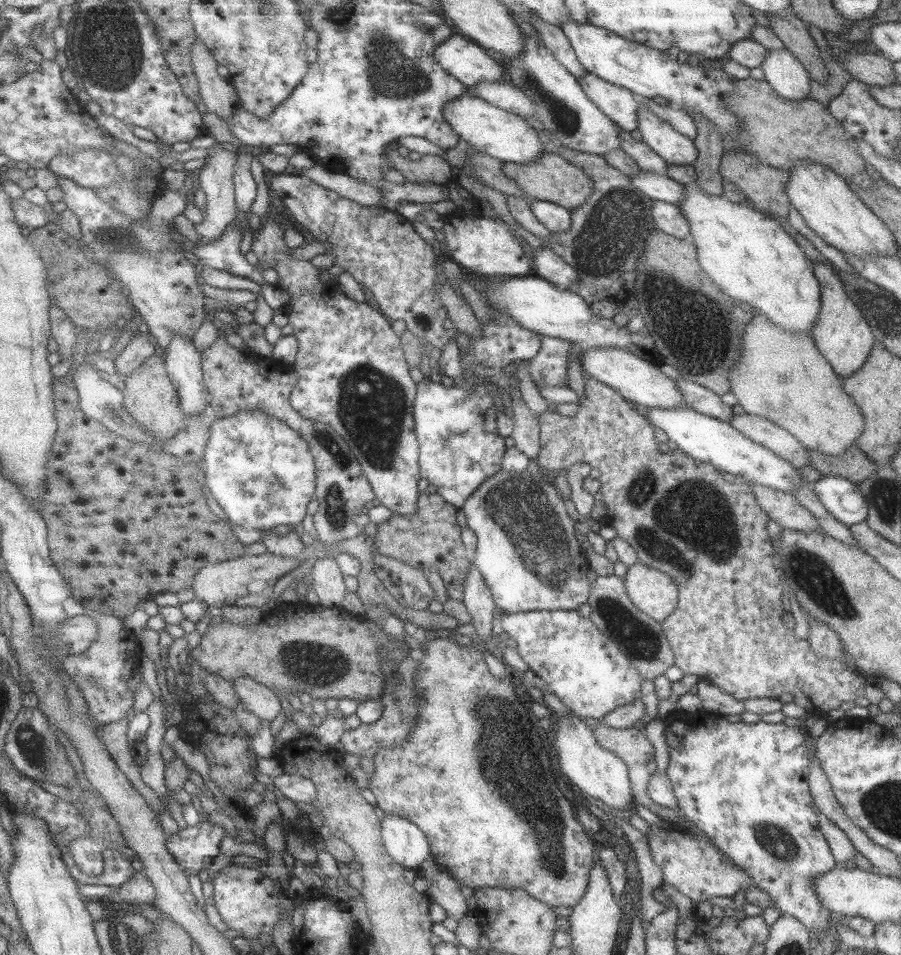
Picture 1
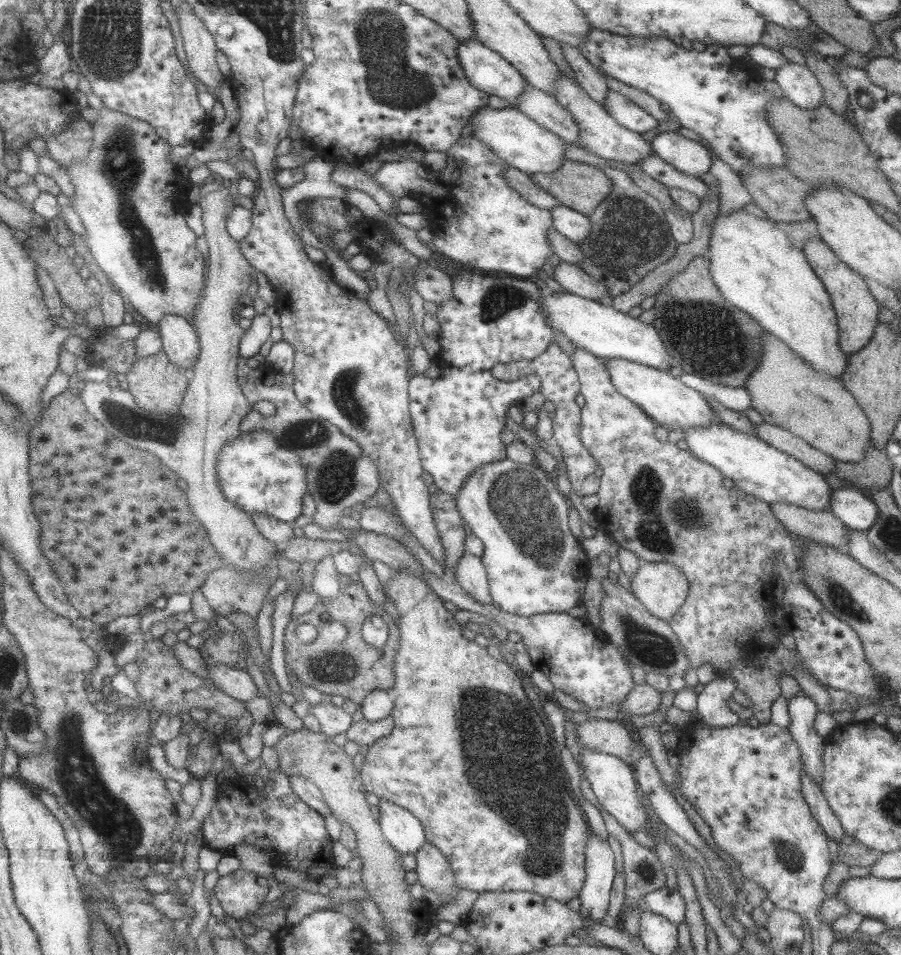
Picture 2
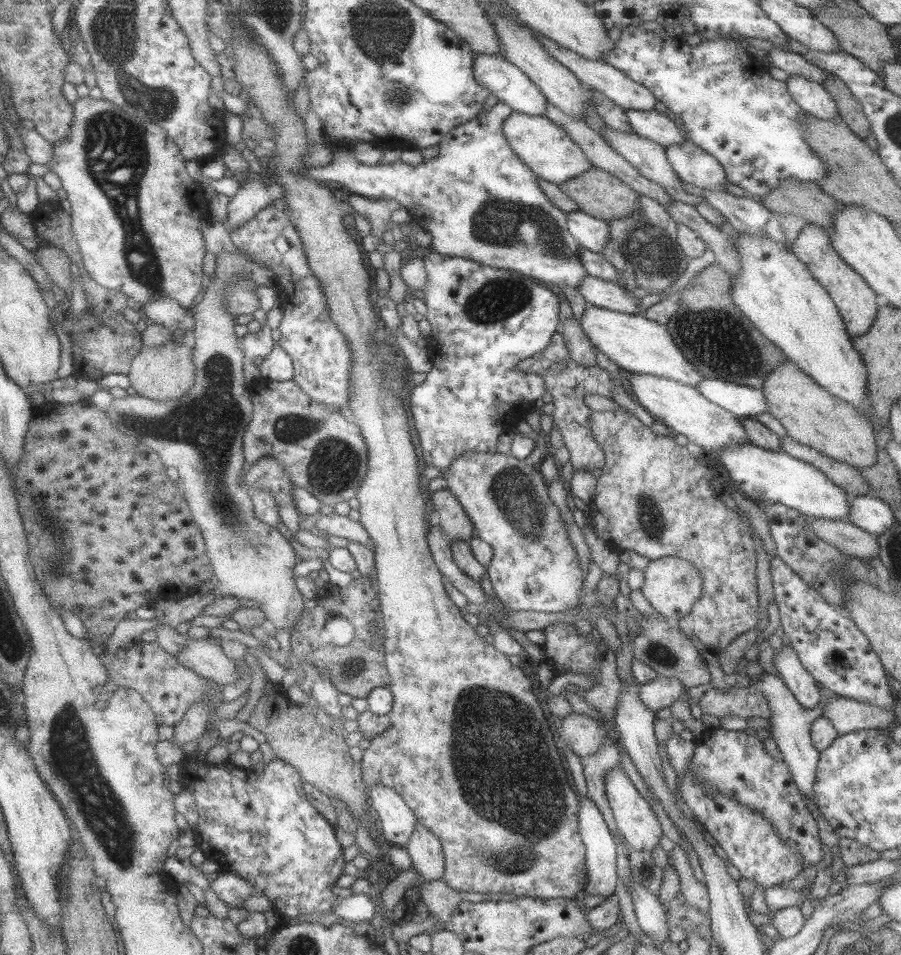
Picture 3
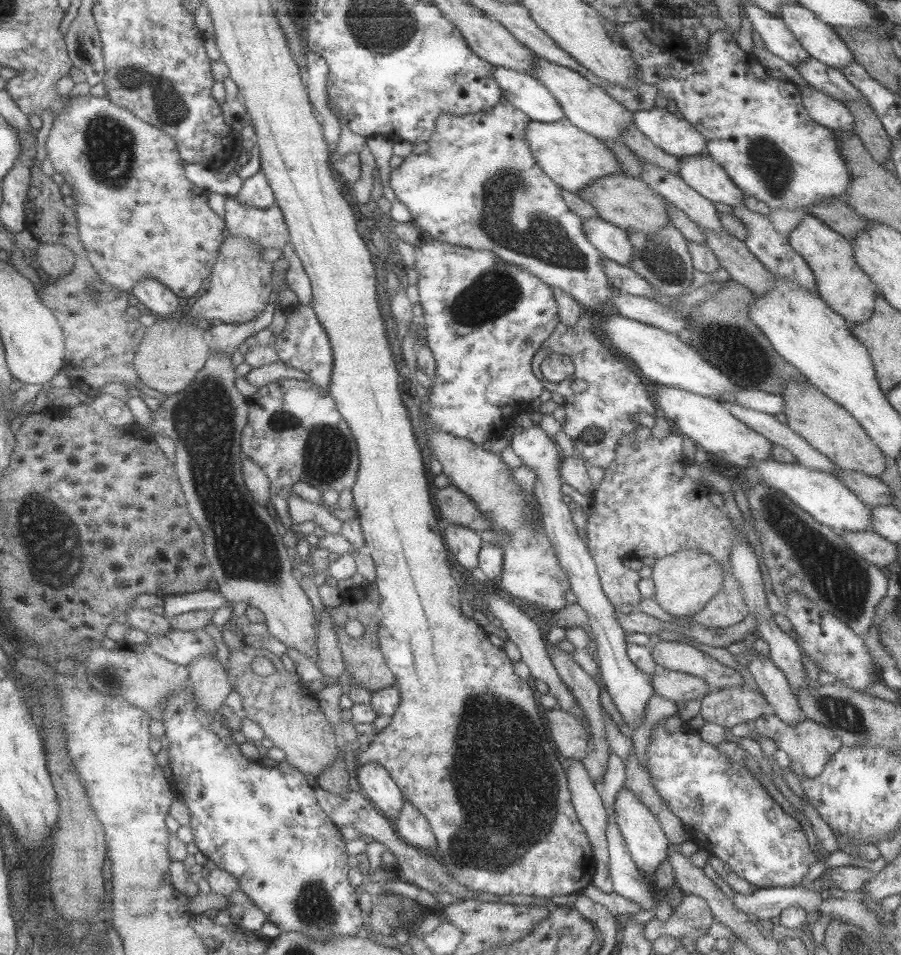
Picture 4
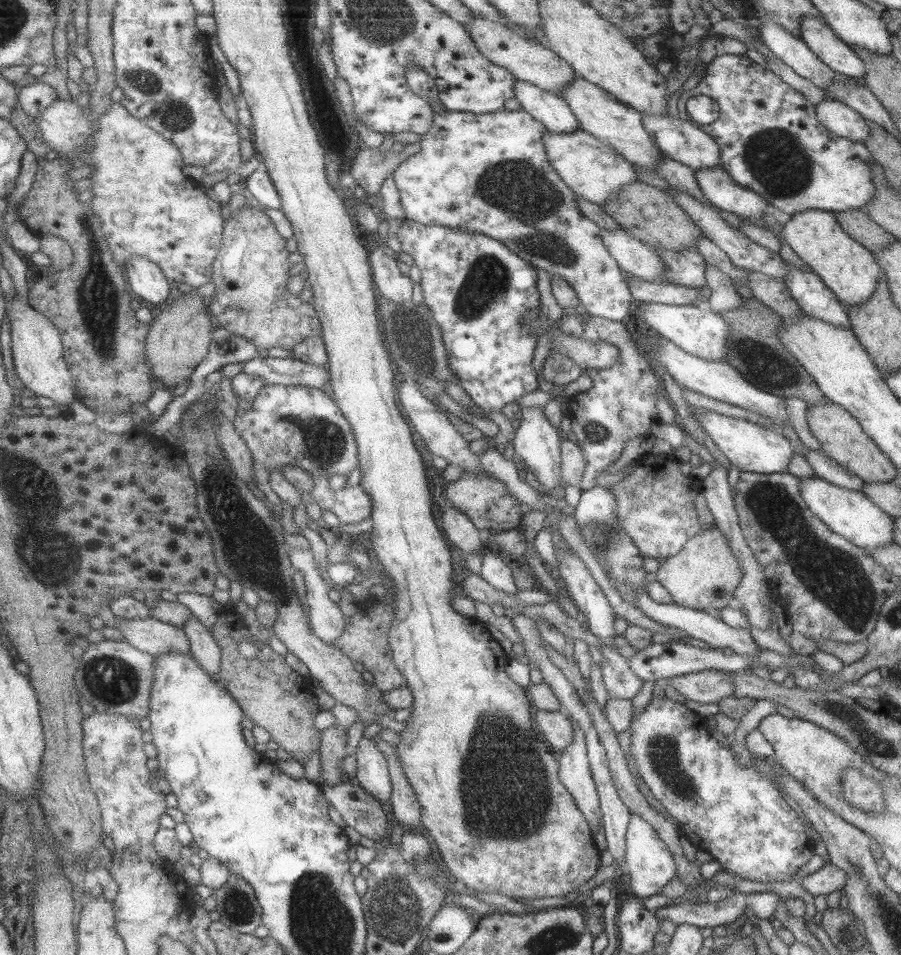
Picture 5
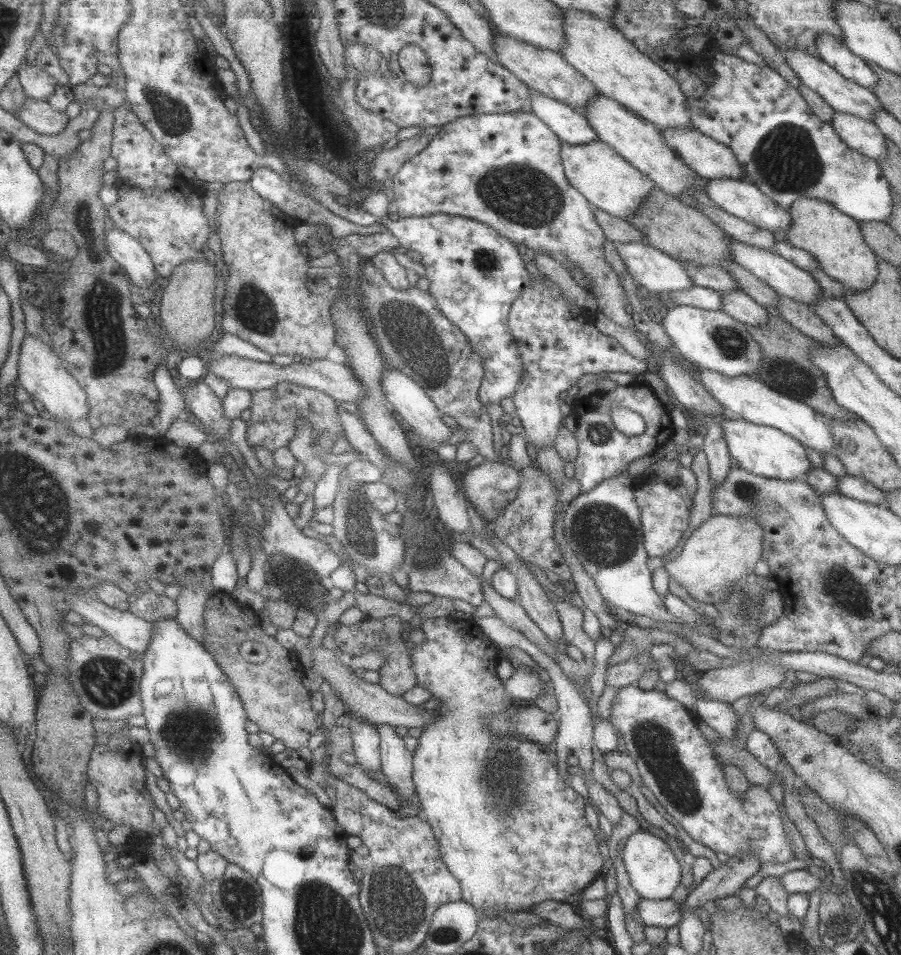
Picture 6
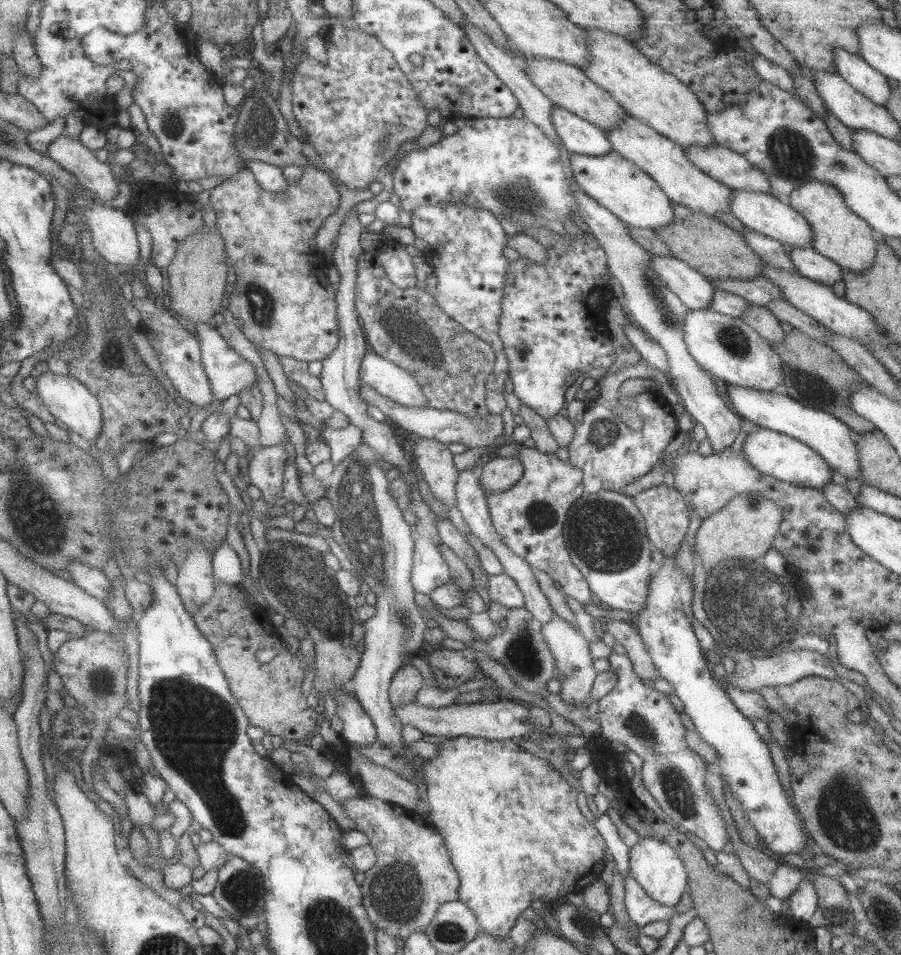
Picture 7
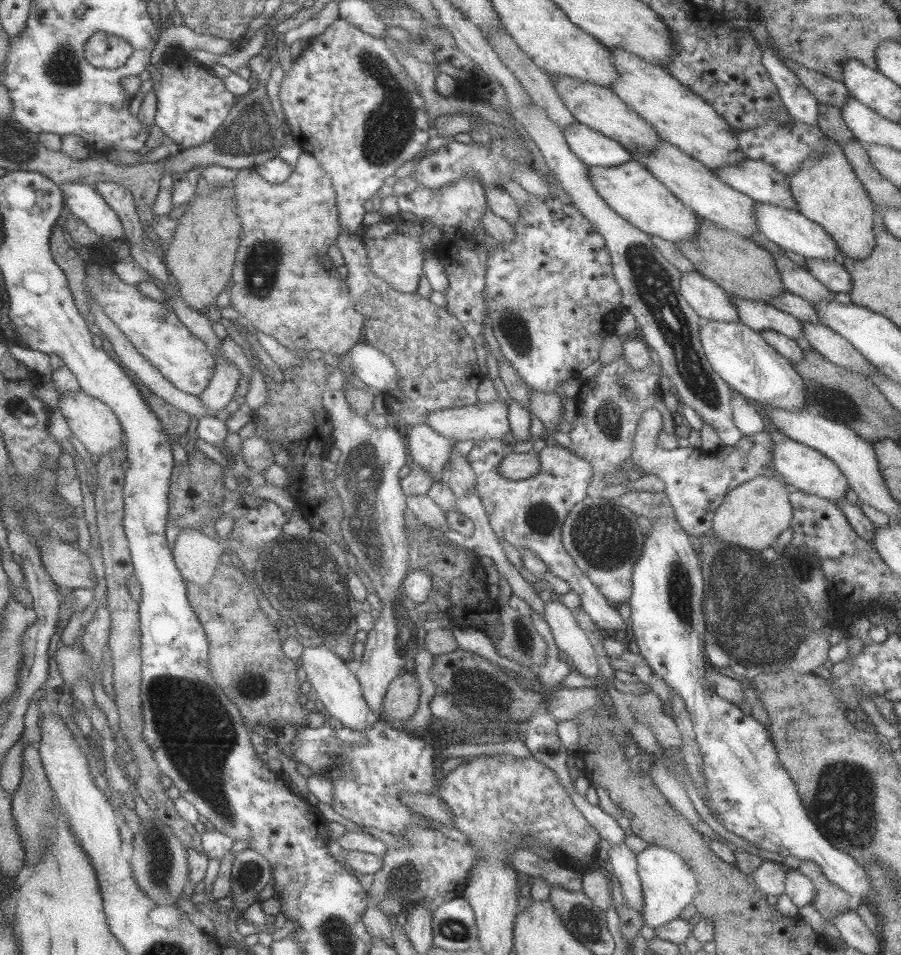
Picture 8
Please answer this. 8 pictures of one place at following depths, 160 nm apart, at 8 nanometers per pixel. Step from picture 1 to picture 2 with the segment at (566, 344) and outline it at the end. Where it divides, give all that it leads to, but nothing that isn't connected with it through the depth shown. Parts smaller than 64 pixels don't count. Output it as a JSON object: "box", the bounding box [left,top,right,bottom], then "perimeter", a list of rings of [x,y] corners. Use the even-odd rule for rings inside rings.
{"box":[491,341,599,497],"perimeter":[[[551,341],[547,348],[531,360],[509,361],[496,364],[491,370],[491,376],[503,382],[517,381],[527,376],[535,376],[540,380],[540,392],[545,399],[555,405],[552,419],[552,439],[556,450],[565,463],[566,476],[571,484],[571,489],[579,497],[581,494],[581,483],[586,476],[599,467],[595,459],[587,452],[587,449],[579,440],[580,408],[574,398],[579,392],[579,382],[573,368],[572,358],[568,357],[556,342]]]}

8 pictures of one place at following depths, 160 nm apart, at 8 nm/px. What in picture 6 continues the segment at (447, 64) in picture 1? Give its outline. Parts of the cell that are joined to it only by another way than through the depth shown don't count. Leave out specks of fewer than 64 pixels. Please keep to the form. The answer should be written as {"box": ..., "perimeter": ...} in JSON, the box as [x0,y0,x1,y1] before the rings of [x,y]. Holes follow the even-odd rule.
{"box":[526,89,597,146],"perimeter":[[[529,89],[526,108],[540,118],[561,143],[577,146],[597,140],[587,119],[579,110],[568,104],[557,102],[554,98]]]}

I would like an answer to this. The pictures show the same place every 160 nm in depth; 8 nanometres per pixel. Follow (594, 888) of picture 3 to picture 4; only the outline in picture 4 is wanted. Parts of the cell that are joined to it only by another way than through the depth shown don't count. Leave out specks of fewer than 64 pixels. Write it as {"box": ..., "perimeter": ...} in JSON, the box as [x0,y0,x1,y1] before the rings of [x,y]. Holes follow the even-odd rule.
{"box":[566,761,612,893],"perimeter":[[[579,761],[574,765],[568,766],[566,780],[571,797],[571,804],[577,815],[579,824],[584,828],[586,837],[591,845],[592,857],[595,861],[594,873],[592,874],[590,884],[599,888],[603,892],[609,893],[612,890],[612,882],[608,875],[608,844],[606,841],[606,824],[608,816],[601,805],[599,799],[599,788],[596,788],[591,779],[587,777],[585,766]]]}

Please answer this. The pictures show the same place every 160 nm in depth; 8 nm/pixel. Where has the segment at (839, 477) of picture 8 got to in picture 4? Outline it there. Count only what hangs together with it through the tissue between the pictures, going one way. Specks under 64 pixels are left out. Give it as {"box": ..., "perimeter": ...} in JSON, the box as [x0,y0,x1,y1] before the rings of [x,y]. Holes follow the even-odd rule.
{"box":[651,384,771,467],"perimeter":[[[651,384],[657,414],[667,421],[683,437],[690,438],[694,444],[705,451],[710,458],[722,458],[739,467],[751,466],[763,459],[771,459],[771,442],[763,435],[751,430],[745,423],[736,419],[718,400],[695,394],[682,388]]]}

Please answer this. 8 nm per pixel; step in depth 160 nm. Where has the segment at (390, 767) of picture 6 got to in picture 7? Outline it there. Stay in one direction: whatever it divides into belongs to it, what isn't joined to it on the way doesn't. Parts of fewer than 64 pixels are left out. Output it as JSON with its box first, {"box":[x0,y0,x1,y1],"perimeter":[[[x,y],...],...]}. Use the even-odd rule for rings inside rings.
{"box":[324,444,426,756],"perimeter":[[[358,444],[353,454],[345,456],[333,468],[327,479],[324,497],[335,512],[335,522],[330,527],[333,541],[376,598],[375,614],[362,623],[364,650],[358,670],[345,686],[355,692],[355,698],[371,719],[376,740],[380,740],[387,750],[392,750],[395,756],[402,756],[402,753],[407,753],[401,737],[403,725],[393,714],[388,686],[399,665],[414,655],[420,655],[426,619],[421,617],[413,601],[410,572],[414,543],[410,526],[405,523],[401,509],[389,495],[389,481],[383,475],[385,471],[374,465],[379,461],[380,456],[372,448]]]}

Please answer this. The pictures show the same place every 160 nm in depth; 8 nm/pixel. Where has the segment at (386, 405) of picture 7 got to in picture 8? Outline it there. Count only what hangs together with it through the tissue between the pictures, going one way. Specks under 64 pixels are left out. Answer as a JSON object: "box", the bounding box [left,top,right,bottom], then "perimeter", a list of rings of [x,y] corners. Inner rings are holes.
{"box":[422,398,509,444],"perimeter":[[[499,398],[485,404],[477,401],[471,405],[434,410],[428,412],[422,422],[450,440],[472,440],[473,444],[480,440],[509,440],[508,407]]]}

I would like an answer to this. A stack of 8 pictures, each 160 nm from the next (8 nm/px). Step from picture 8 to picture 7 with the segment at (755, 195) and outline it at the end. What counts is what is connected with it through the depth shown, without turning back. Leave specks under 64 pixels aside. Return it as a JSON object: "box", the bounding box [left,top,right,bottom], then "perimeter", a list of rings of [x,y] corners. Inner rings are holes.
{"box":[683,146,770,194],"perimeter":[[[689,146],[683,148],[683,153],[693,166],[731,189],[770,194],[764,174],[725,146]]]}

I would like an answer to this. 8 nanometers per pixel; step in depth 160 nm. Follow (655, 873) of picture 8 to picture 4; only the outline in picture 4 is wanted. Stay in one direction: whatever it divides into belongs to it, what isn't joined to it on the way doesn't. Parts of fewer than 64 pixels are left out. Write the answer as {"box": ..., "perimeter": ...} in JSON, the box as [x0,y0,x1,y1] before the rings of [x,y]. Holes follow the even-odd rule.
{"box":[613,786,669,881],"perimeter":[[[622,786],[613,803],[614,819],[617,828],[623,835],[631,860],[648,881],[653,880],[653,874],[657,865],[667,858],[667,844],[669,843],[660,827],[655,815],[645,806],[631,790]]]}

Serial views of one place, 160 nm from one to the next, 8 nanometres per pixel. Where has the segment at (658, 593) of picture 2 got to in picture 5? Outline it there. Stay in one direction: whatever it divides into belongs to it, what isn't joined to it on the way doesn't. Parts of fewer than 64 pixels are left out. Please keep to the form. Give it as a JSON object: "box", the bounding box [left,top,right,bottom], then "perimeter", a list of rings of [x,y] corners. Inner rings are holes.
{"box":[657,525,743,611],"perimeter":[[[715,525],[689,538],[681,550],[657,568],[657,582],[670,594],[673,604],[700,611],[714,611],[734,604],[733,591],[743,573],[731,555],[725,537]]]}

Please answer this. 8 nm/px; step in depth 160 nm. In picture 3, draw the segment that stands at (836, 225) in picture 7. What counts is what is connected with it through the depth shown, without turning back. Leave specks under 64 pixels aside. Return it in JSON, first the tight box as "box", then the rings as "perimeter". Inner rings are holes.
{"box":[789,224,877,336],"perimeter":[[[806,224],[799,236],[789,246],[789,250],[809,269],[811,276],[823,286],[829,294],[841,315],[846,333],[850,336],[865,334],[872,325],[877,314],[877,295],[867,286],[864,280],[854,270],[851,270],[832,249],[829,240],[829,230],[815,224]]]}

